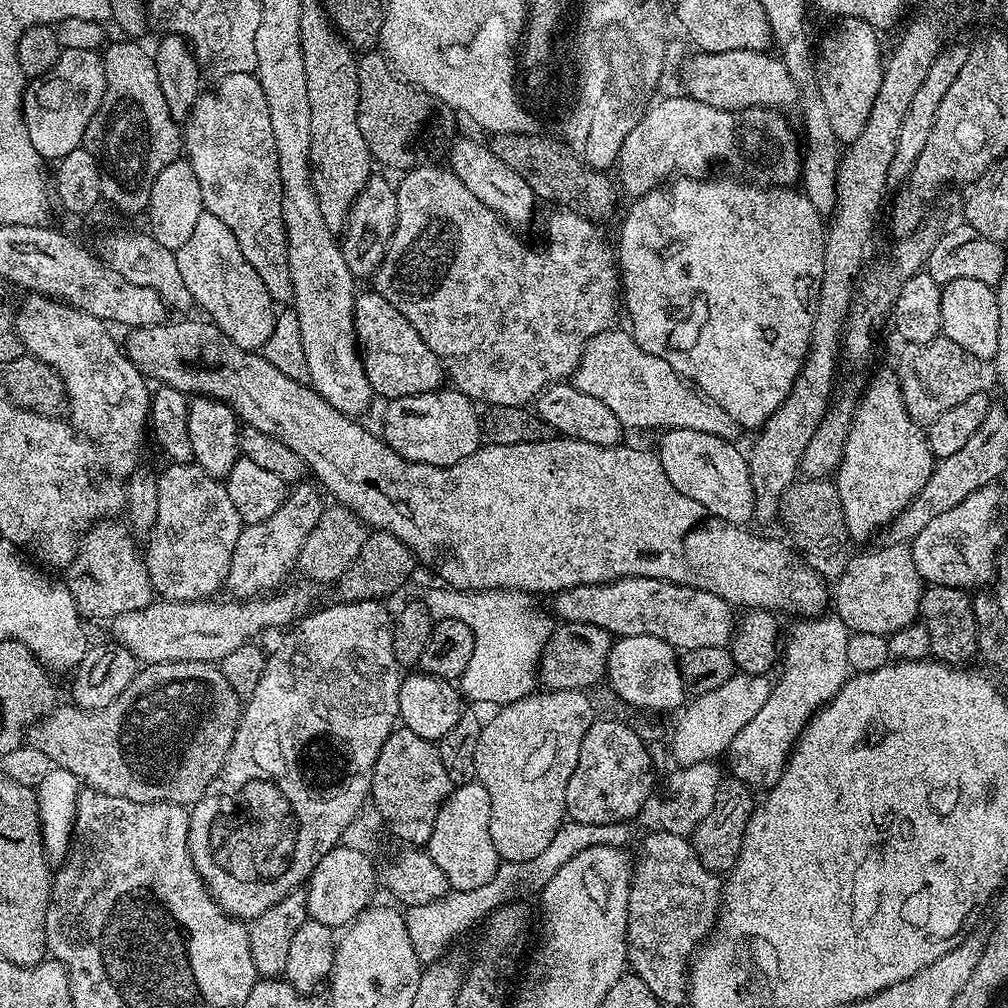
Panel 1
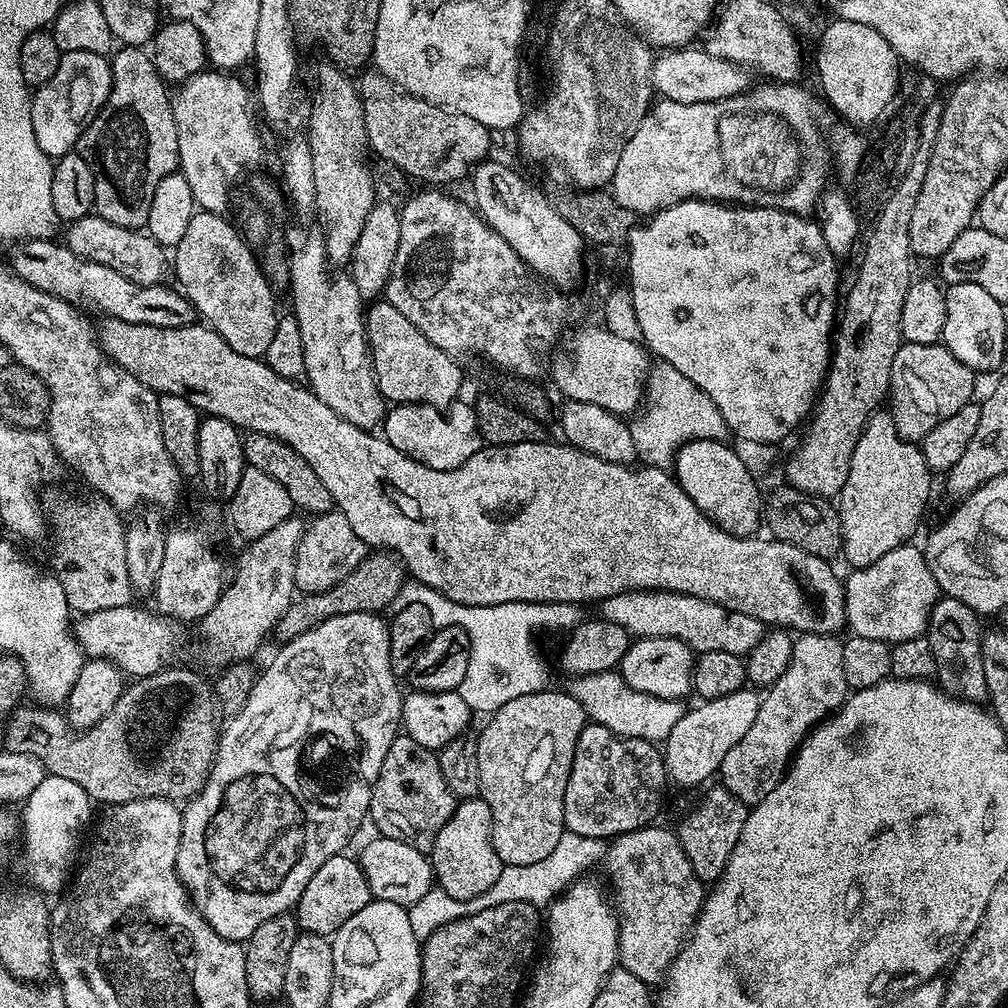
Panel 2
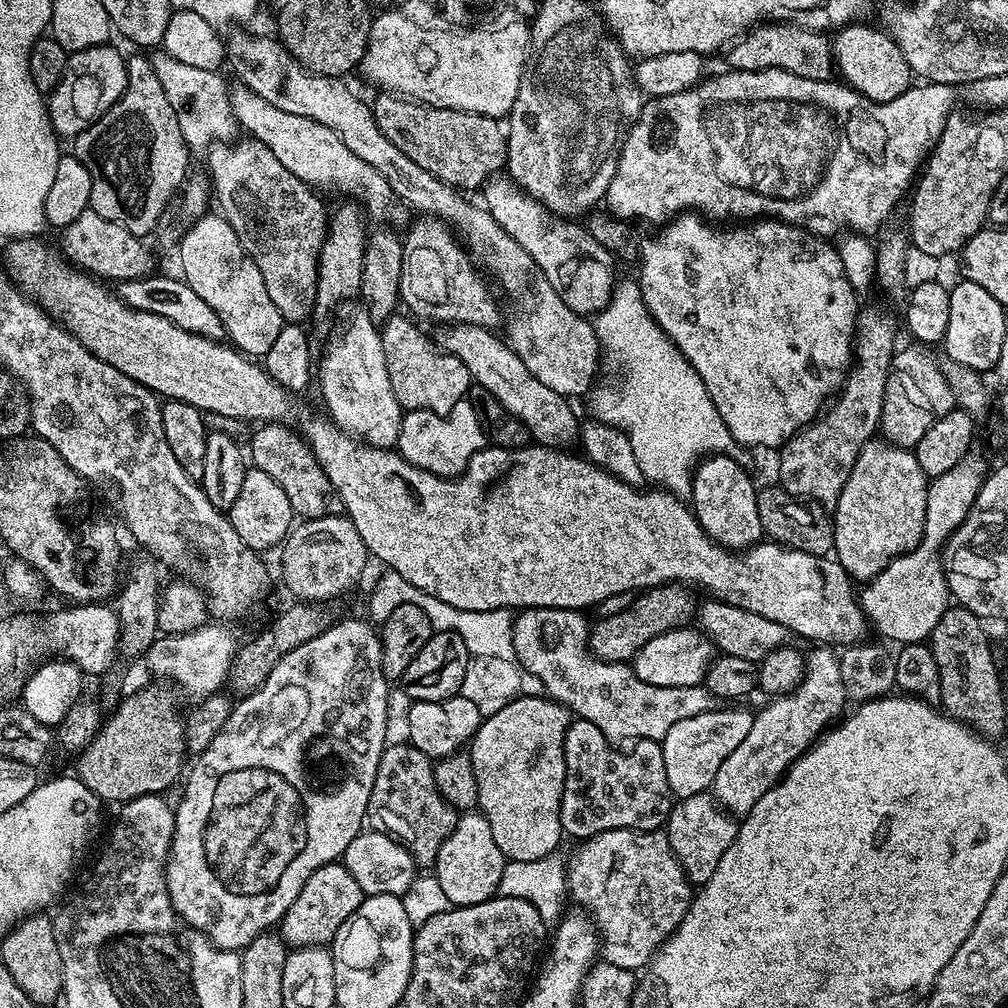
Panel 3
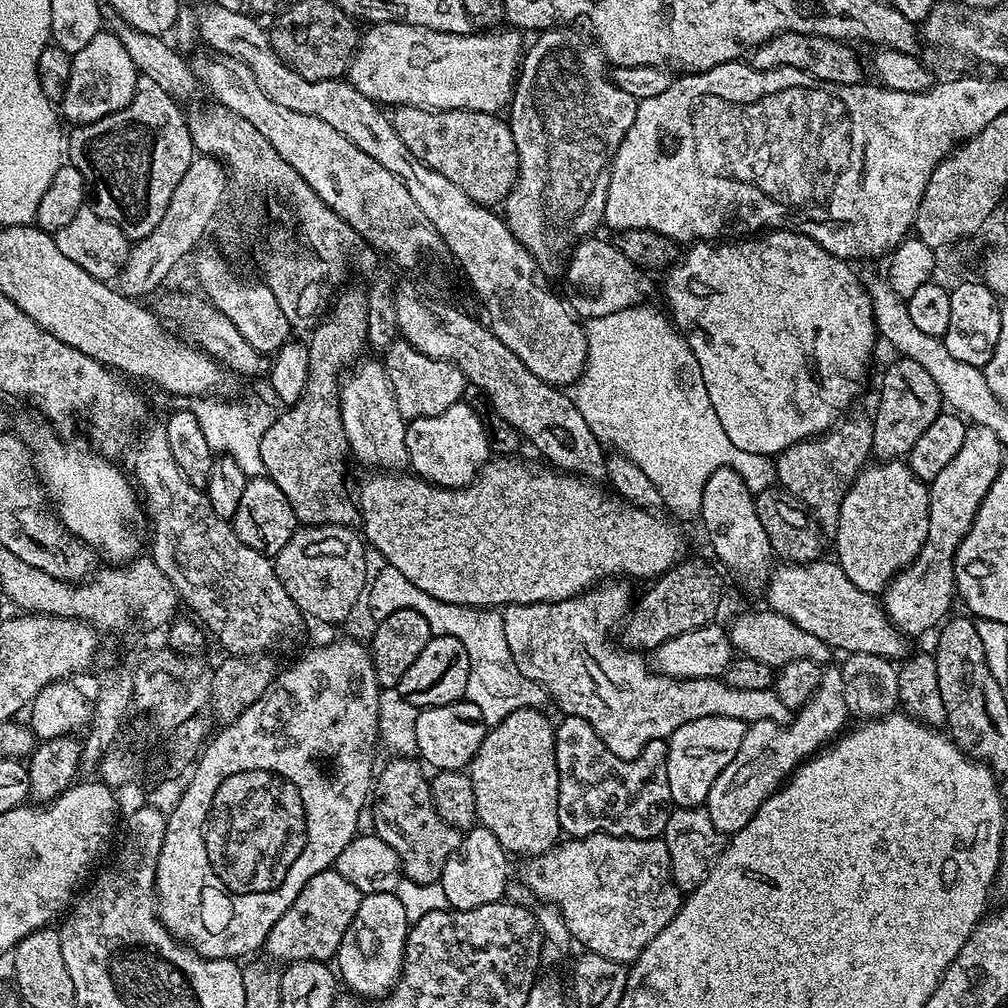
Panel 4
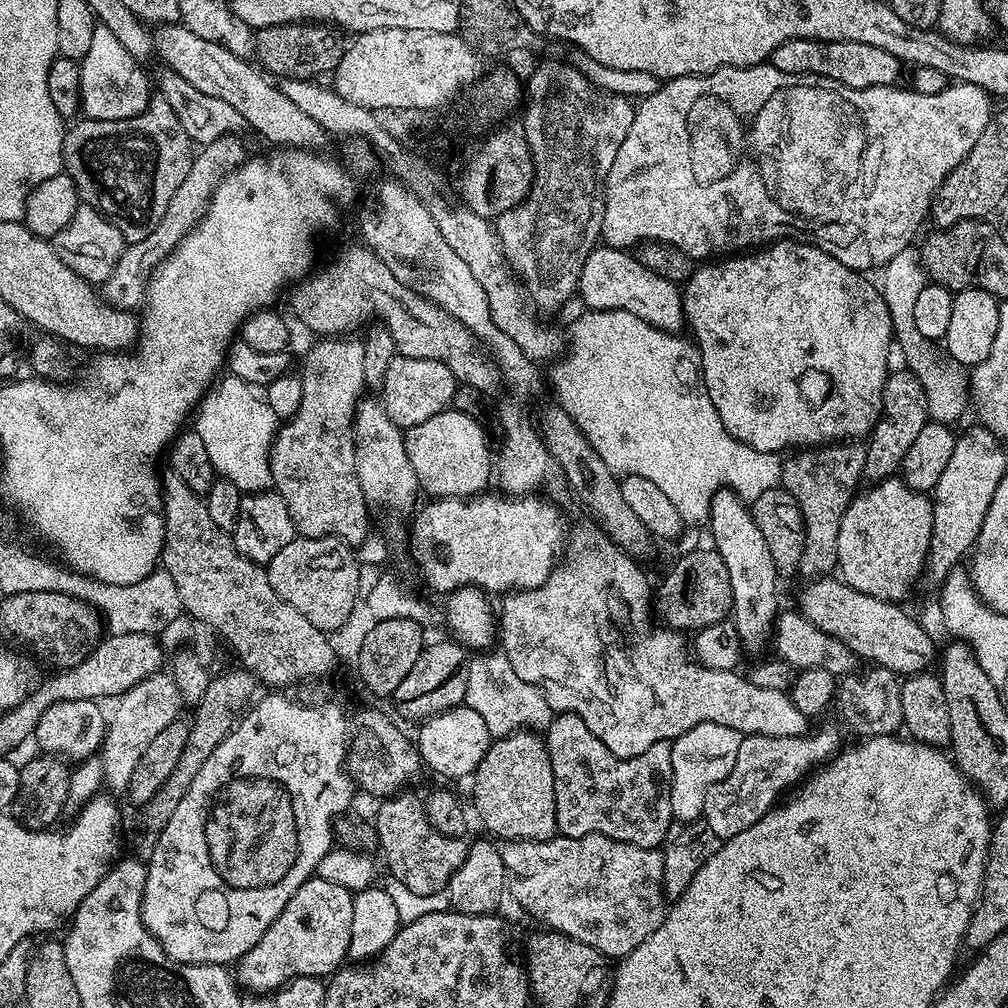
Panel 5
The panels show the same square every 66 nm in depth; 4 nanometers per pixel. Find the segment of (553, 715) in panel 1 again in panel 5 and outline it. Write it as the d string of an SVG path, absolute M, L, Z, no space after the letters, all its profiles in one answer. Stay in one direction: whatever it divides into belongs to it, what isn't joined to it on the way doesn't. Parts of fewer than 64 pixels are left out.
M521 730L493 739L470 783L476 812L493 837L501 836L507 842L550 840L557 835L554 770L550 770L548 749L535 731Z

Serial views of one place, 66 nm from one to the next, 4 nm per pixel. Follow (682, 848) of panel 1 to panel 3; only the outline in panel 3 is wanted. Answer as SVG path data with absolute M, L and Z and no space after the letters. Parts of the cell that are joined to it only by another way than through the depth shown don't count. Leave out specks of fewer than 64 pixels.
M623 828L600 832L589 836L584 844L567 861L567 895L577 900L579 907L587 912L596 925L602 945L602 960L605 964L640 970L651 961L656 951L676 932L676 927L692 905L694 886L686 878L678 858L664 830L639 832Z

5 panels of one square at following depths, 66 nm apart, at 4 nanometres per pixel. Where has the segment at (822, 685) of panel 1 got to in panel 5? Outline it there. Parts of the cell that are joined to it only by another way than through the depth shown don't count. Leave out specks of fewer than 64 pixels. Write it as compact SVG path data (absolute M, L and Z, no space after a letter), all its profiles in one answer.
M828 724L818 729L816 736L812 735L790 738L744 736L738 746L738 758L734 758L734 770L730 770L730 774L726 774L726 778L706 794L703 823L714 830L721 841L729 840L734 834L742 834L742 830L750 830L754 822L777 807L779 796L787 788L795 789L809 773L837 755L841 747L840 732L834 725Z

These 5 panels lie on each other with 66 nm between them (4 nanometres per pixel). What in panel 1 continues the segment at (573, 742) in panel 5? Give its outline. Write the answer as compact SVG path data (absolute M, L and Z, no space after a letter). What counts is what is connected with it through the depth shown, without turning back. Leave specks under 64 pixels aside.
M597 718L590 730L586 730L586 738L582 738L582 746L578 750L578 766L574 766L574 774L570 774L570 783L566 785L566 816L573 824L586 826L602 826L617 824L623 820L631 821L632 816L640 812L640 807L652 796L652 787L656 784L656 772L652 769L652 756L648 753L649 745L639 731L618 720Z

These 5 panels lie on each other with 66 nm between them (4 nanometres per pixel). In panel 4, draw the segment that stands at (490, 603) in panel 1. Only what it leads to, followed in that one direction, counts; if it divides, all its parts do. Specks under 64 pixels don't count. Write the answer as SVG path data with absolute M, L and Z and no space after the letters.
M387 566L381 567L381 572L371 577L370 583L366 588L366 604L368 608L376 615L377 621L385 620L394 610L418 610L426 622L430 622L430 630L433 636L453 636L466 646L466 654L470 654L470 678L466 682L464 695L467 700L478 710L482 710L482 718L485 725L501 724L514 710L523 708L543 709L544 703L549 703L548 692L538 682L526 678L518 666L514 666L514 658L510 654L510 646L506 646L506 634L504 633L504 617L496 610L481 610L478 608L467 608L465 604L447 604L414 586L410 578L405 578L399 570L394 570Z

